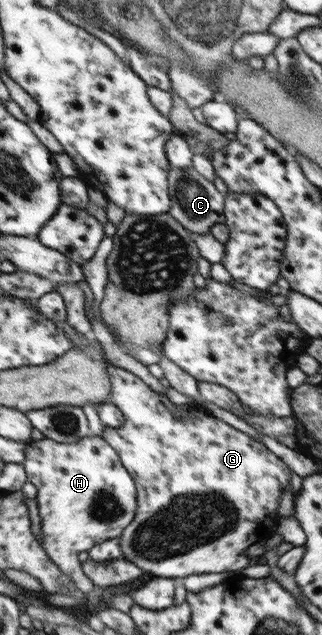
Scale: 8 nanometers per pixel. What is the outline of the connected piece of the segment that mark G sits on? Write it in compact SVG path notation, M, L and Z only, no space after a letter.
M109 362L106 366L108 376L111 381L111 394L109 402L113 403L123 413L124 423L120 427L103 427L103 440L113 447L115 453L119 456L122 465L133 478L135 489L137 492L137 509L133 521L127 526L120 536L121 552L123 558L129 562L134 562L143 572L149 572L153 577L171 578L173 580L183 580L191 574L219 574L219 572L241 571L251 564L251 559L245 555L245 550L251 544L266 541L271 538L274 528L279 519L278 508L281 492L291 486L291 476L293 471L289 466L285 465L273 452L270 452L262 442L249 437L247 433L243 433L223 420L214 417L202 407L194 404L177 405L171 403L165 394L154 392L145 382L133 373L117 367Z

